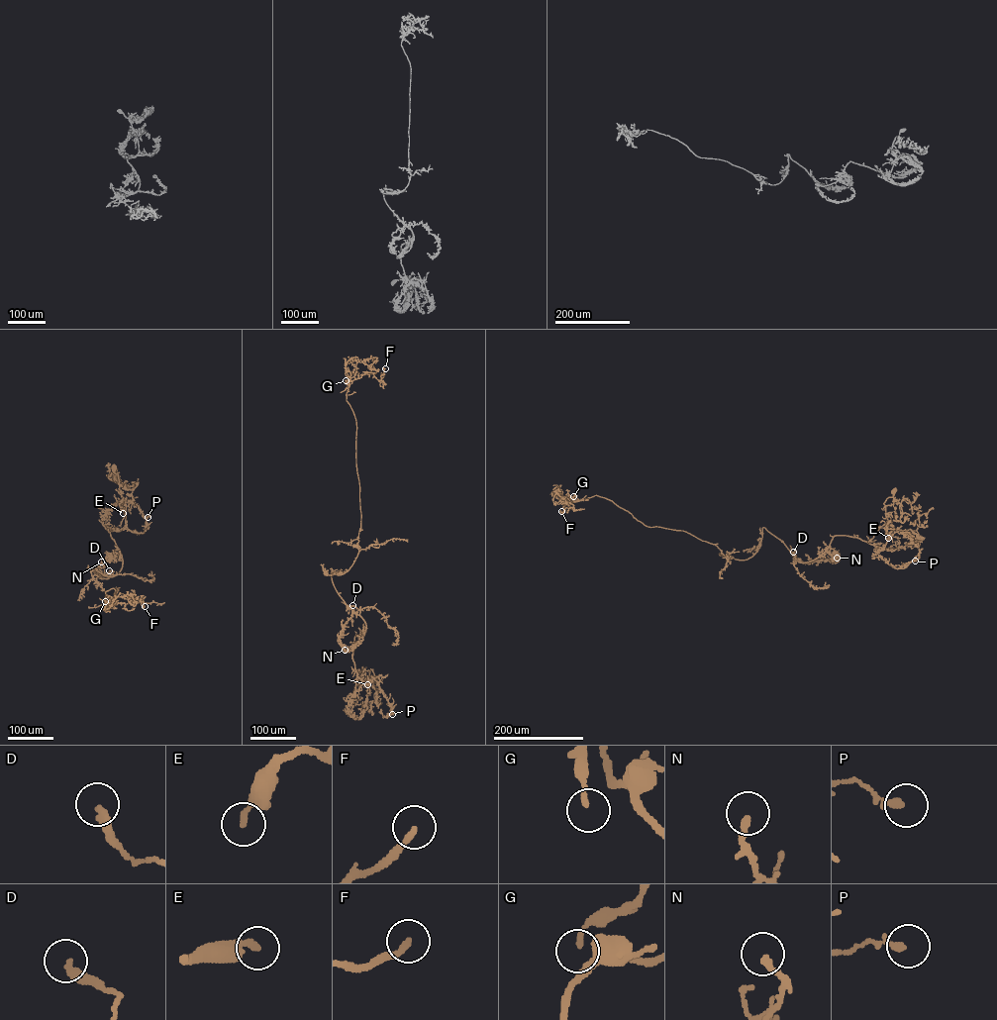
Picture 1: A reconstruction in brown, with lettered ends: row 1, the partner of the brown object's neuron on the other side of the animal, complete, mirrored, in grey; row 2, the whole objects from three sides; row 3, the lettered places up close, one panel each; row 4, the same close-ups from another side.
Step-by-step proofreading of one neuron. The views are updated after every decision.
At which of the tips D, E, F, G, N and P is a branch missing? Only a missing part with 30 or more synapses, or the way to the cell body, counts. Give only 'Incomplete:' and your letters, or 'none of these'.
Incomplete: none of these

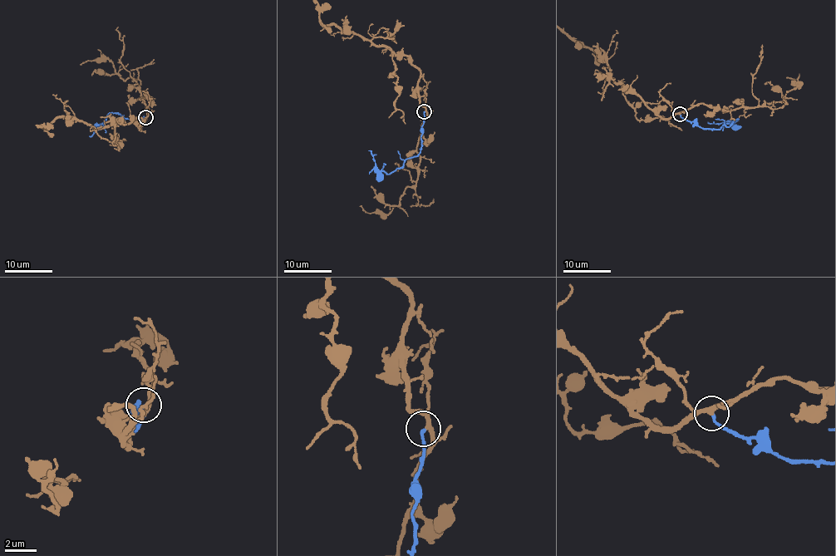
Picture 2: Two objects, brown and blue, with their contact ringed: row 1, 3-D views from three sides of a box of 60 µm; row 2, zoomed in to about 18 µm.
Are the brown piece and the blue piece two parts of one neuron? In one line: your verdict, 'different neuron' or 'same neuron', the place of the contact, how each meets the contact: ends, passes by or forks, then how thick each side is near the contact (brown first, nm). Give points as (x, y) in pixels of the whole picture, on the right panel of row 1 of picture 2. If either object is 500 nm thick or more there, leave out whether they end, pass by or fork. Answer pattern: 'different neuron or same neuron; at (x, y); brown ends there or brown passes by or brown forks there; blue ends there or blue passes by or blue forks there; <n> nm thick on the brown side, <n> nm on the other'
same neuron; at (680, 114); brown passes by; blue ends there; 260 nm thick on the brown side, 180 nm on the other

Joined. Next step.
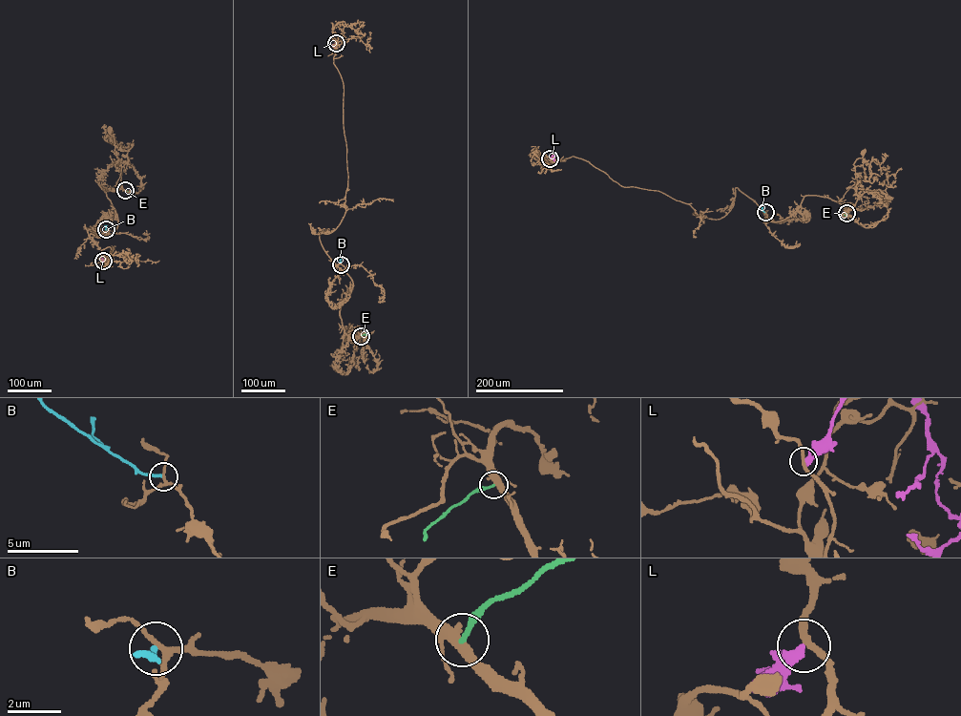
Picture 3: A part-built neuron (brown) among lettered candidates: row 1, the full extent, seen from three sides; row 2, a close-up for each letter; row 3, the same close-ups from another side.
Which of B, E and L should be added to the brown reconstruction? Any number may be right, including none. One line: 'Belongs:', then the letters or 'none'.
Belongs: none

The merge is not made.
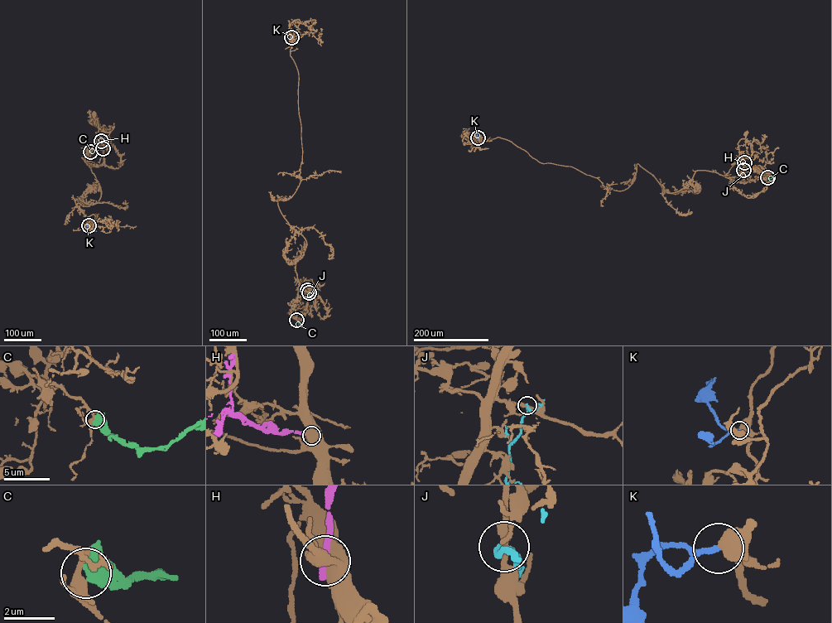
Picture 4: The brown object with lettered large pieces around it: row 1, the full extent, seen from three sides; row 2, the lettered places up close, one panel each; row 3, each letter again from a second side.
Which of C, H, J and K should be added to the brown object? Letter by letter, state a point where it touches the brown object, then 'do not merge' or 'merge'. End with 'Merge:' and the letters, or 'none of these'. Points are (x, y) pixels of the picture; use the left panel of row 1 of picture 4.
C: contact (90, 152); do not merge
H: contact (101, 141); do not merge
J: contact (103, 148); do not merge
K: contact (88, 225); merge
Merge: K

